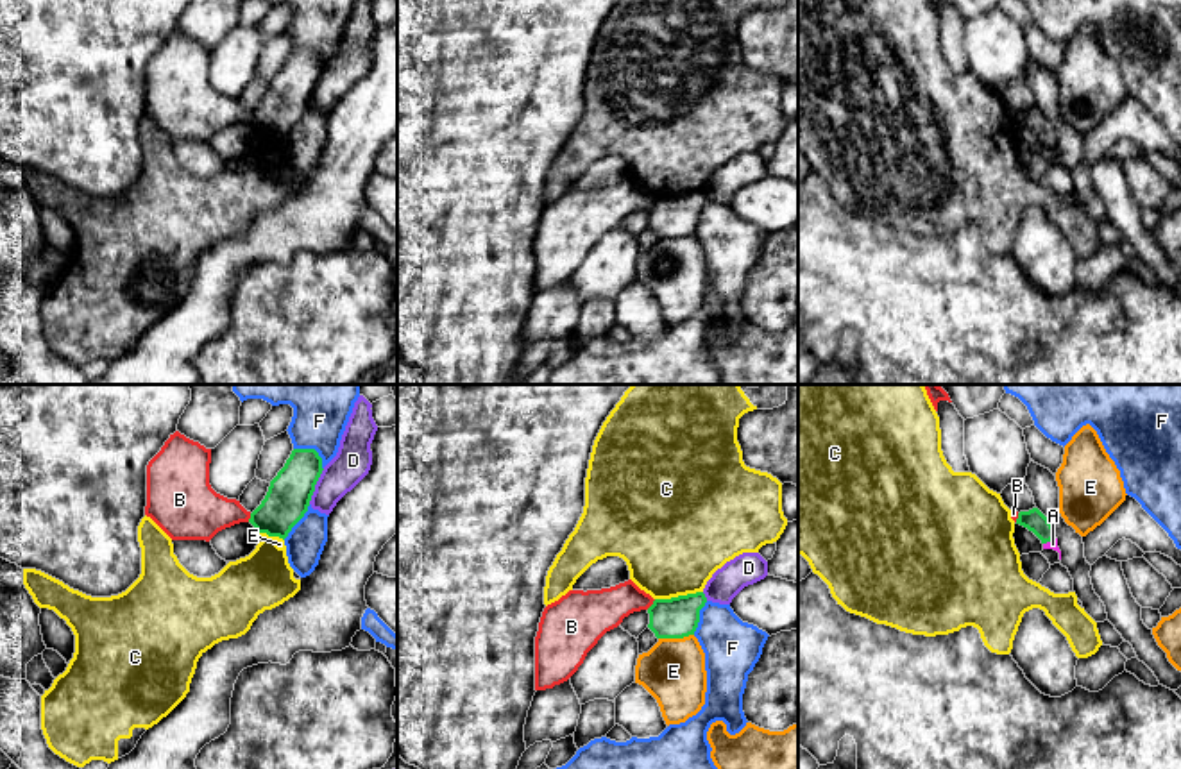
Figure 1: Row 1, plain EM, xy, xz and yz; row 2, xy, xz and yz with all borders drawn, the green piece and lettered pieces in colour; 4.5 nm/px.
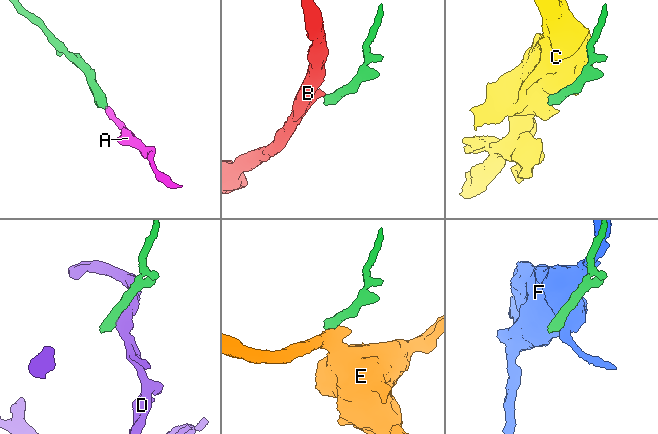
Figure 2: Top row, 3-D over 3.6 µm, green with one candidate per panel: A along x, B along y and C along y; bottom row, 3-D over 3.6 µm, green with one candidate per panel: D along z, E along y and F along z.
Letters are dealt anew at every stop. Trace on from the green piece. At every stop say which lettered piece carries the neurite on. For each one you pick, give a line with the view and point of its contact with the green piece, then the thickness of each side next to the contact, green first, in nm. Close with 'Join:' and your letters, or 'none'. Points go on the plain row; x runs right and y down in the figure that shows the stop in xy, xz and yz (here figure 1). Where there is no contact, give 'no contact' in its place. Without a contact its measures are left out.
A: contact yz (1049, 140); calibres 100 and 50 nm
Join: A

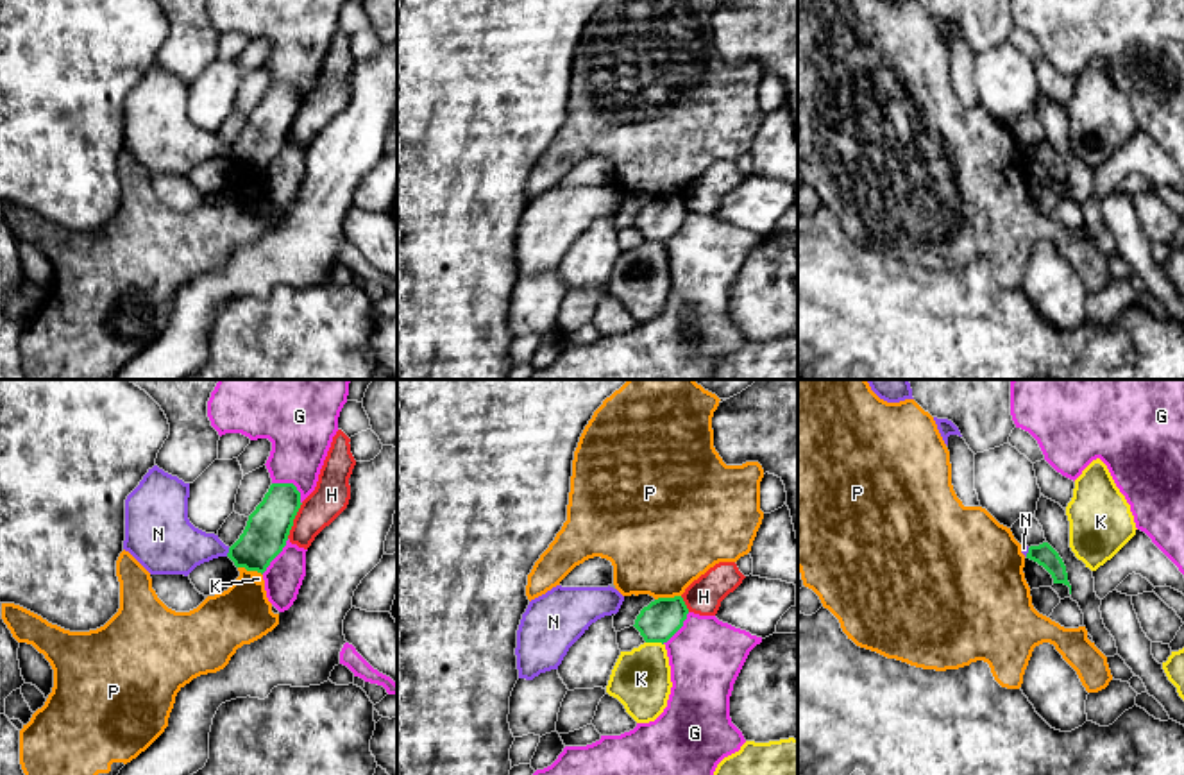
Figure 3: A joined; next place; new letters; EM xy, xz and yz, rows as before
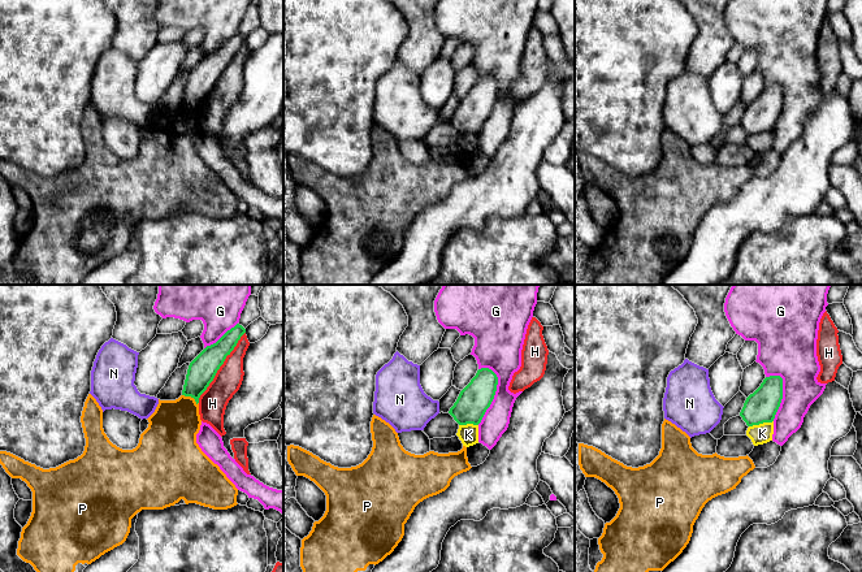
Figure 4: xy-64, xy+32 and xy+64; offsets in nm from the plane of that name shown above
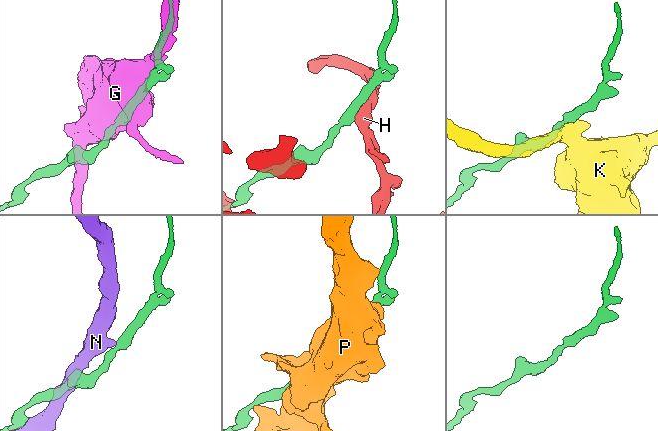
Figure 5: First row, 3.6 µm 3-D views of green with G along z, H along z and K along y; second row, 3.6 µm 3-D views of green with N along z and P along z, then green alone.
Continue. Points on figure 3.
Join: none

